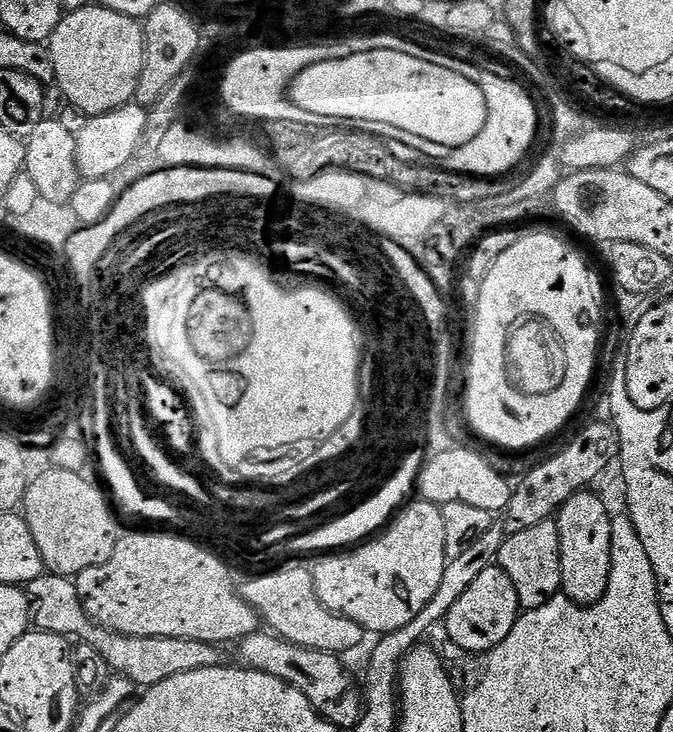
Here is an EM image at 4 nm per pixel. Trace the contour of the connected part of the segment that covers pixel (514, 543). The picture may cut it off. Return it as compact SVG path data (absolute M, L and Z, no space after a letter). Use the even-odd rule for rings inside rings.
M549 519L519 530L513 536L505 535L504 544L500 548L498 566L514 582L514 590L518 590L518 602L521 609L537 608L560 592L560 539L555 519Z

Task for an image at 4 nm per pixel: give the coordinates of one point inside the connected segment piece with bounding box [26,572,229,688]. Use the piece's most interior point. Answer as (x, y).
(57, 608)

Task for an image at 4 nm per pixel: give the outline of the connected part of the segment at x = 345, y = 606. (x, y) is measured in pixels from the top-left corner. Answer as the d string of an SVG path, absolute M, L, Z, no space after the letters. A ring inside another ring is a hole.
M416 498L412 505L401 507L394 519L375 538L353 547L351 550L340 550L335 554L324 554L319 557L310 571L314 590L322 602L339 616L350 618L364 627L365 633L383 634L402 630L418 614L422 614L422 606L438 594L438 586L442 583L442 574L446 557L446 530L442 526L442 514L439 504L431 504L429 500Z

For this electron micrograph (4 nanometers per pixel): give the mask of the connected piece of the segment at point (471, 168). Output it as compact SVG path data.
M444 52L431 53L434 66L446 66L446 70L455 70L463 76L470 76L482 90L486 98L486 126L478 130L478 138L470 138L457 148L446 150L442 162L446 162L446 174L457 176L475 176L477 178L504 178L511 168L516 168L524 160L524 155L532 148L536 140L536 104L528 97L528 92L520 84L491 72L488 68L479 68L468 60L459 60L456 56L447 56Z

